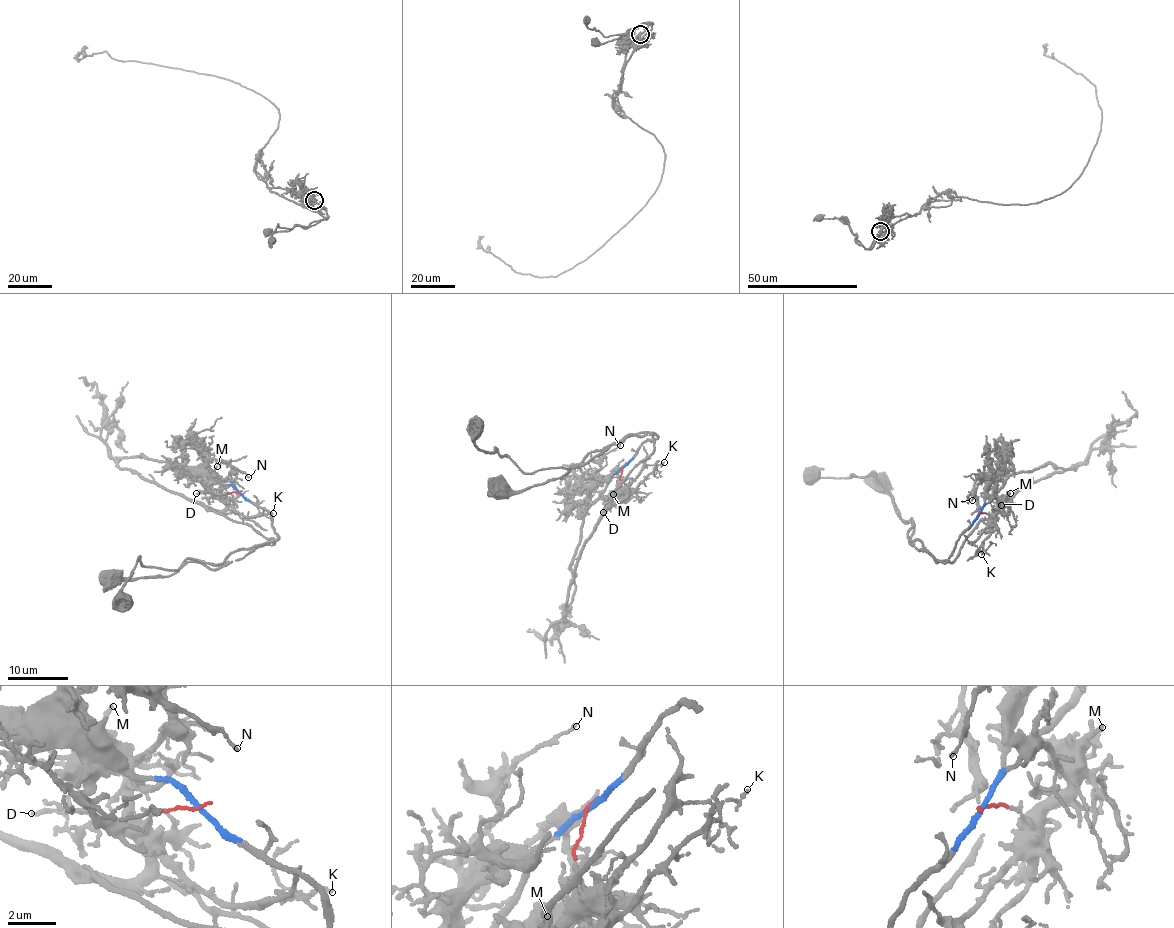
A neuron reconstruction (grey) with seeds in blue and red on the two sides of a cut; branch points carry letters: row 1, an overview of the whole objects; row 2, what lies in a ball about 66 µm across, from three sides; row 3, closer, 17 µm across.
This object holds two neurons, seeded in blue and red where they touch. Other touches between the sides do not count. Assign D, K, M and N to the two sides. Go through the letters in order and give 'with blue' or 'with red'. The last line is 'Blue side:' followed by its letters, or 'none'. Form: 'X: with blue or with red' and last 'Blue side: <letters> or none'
D: with red
K: with red
M: with red
N: with blue
Blue side: N

